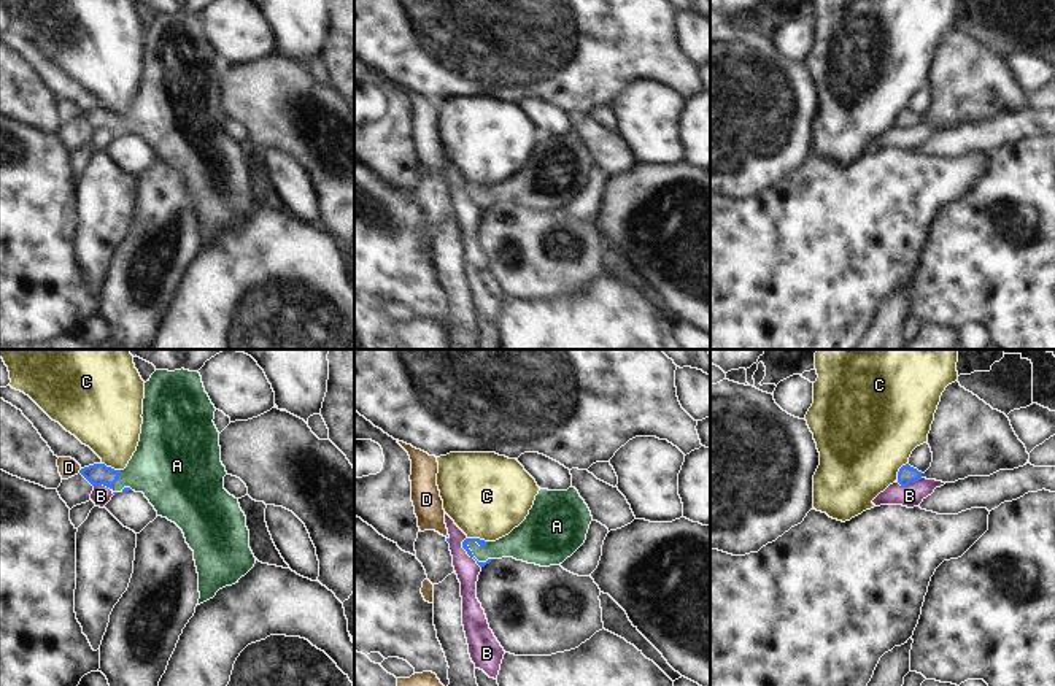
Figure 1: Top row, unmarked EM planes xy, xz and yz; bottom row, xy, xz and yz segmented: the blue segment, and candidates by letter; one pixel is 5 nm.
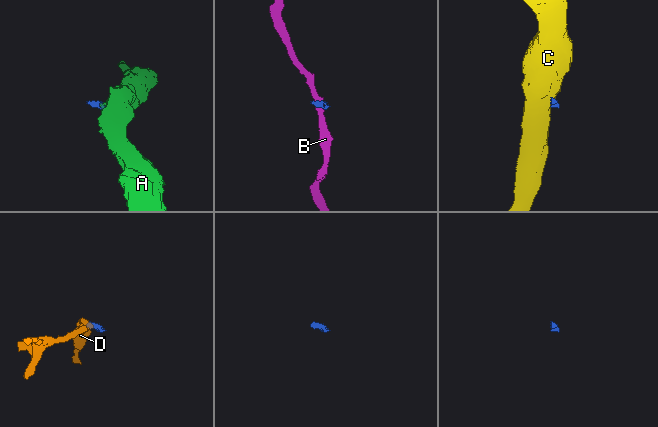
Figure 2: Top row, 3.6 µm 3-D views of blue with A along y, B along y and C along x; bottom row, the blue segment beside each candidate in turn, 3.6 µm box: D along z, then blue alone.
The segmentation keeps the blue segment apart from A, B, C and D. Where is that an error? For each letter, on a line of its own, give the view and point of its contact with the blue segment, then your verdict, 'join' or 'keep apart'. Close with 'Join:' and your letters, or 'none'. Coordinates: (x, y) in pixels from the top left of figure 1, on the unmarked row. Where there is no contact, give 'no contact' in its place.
A: xz (475, 204) | join
B: xz (467, 197) | keep apart
C: xz (477, 183) | keep apart
D: xy (80, 115) | join
Join: A, D

